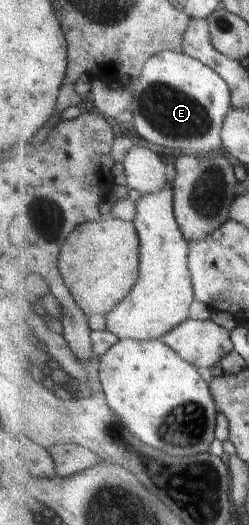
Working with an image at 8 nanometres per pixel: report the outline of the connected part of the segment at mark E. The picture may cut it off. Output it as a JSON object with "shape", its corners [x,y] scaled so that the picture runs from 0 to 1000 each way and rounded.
{"shape":[[[695,95],[643,99],[586,120],[582,133],[538,170],[534,232],[546,248],[586,259],[610,274],[663,278],[699,291],[851,293],[896,284],[896,242],[908,223],[936,210],[932,171],[904,147],[884,145],[843,124],[787,114],[755,103]]]}

